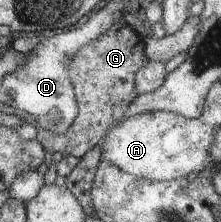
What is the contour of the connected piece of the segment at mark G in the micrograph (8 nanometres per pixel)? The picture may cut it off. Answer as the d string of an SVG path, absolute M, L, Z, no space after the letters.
M123 16L104 34L84 45L71 59L69 78L77 100L74 122L61 133L38 130L37 139L46 151L61 152L82 158L90 149L100 144L115 126L127 117L127 110L140 96L136 86L136 74L146 64L145 48L137 32L123 22Z

